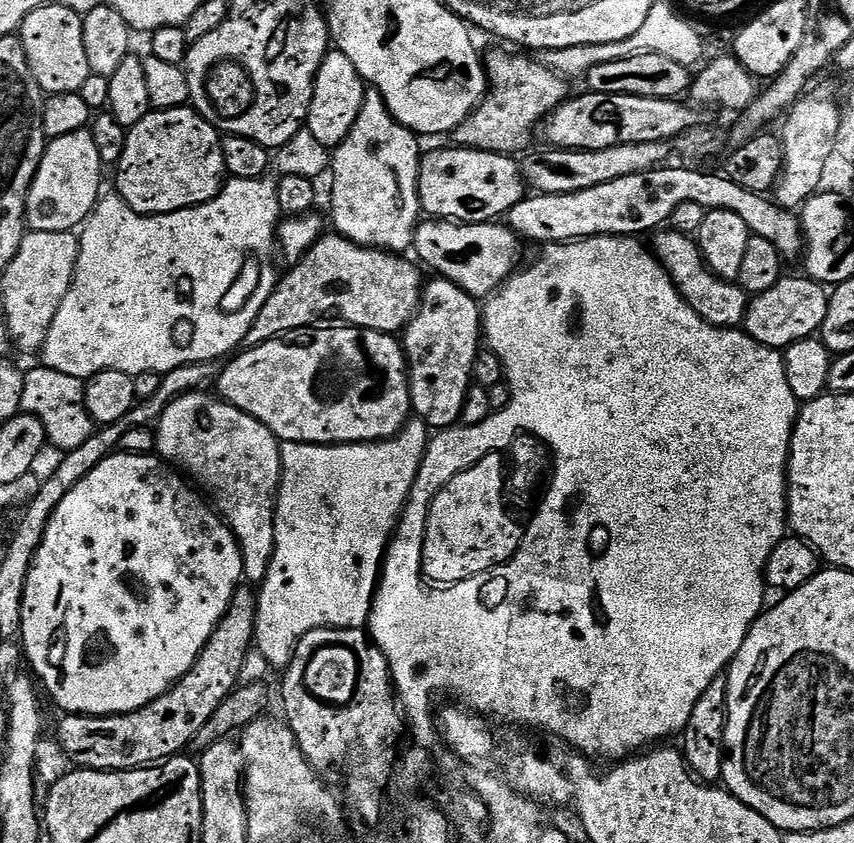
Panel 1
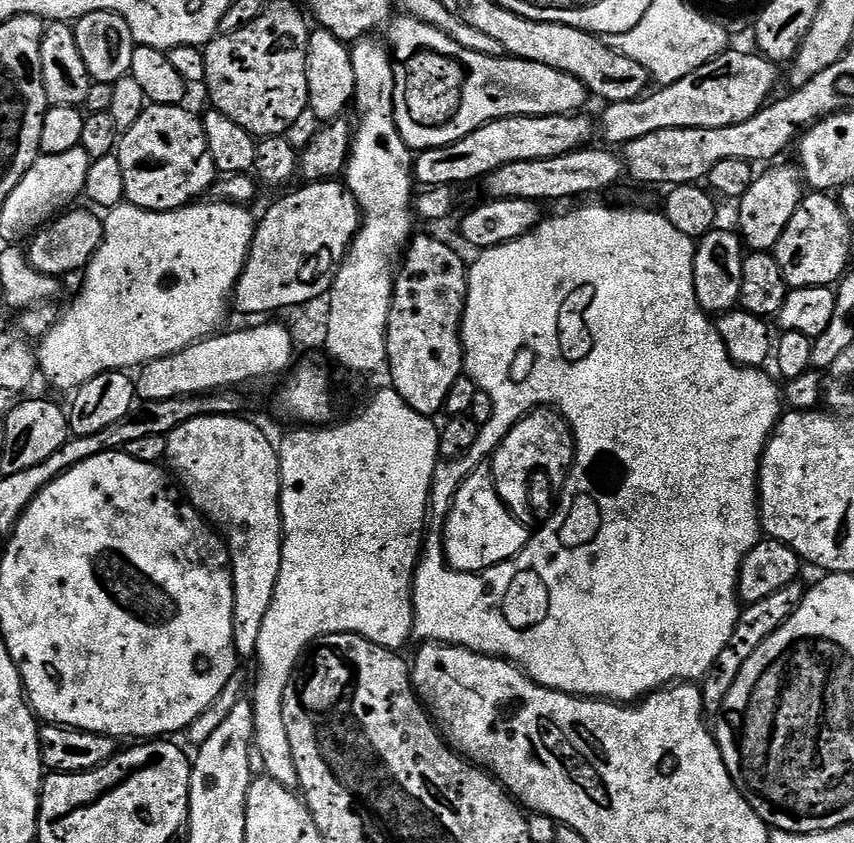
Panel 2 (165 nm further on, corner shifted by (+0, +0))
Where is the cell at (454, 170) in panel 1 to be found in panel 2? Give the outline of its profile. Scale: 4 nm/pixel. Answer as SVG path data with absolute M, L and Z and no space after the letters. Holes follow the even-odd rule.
M585 146L577 152L567 152L558 158L542 158L541 160L527 160L514 162L494 170L486 177L488 184L487 195L493 200L568 200L571 196L588 196L591 192L600 192L611 184L620 180L620 175L625 175L626 169L623 159L616 156L615 151L607 147Z

